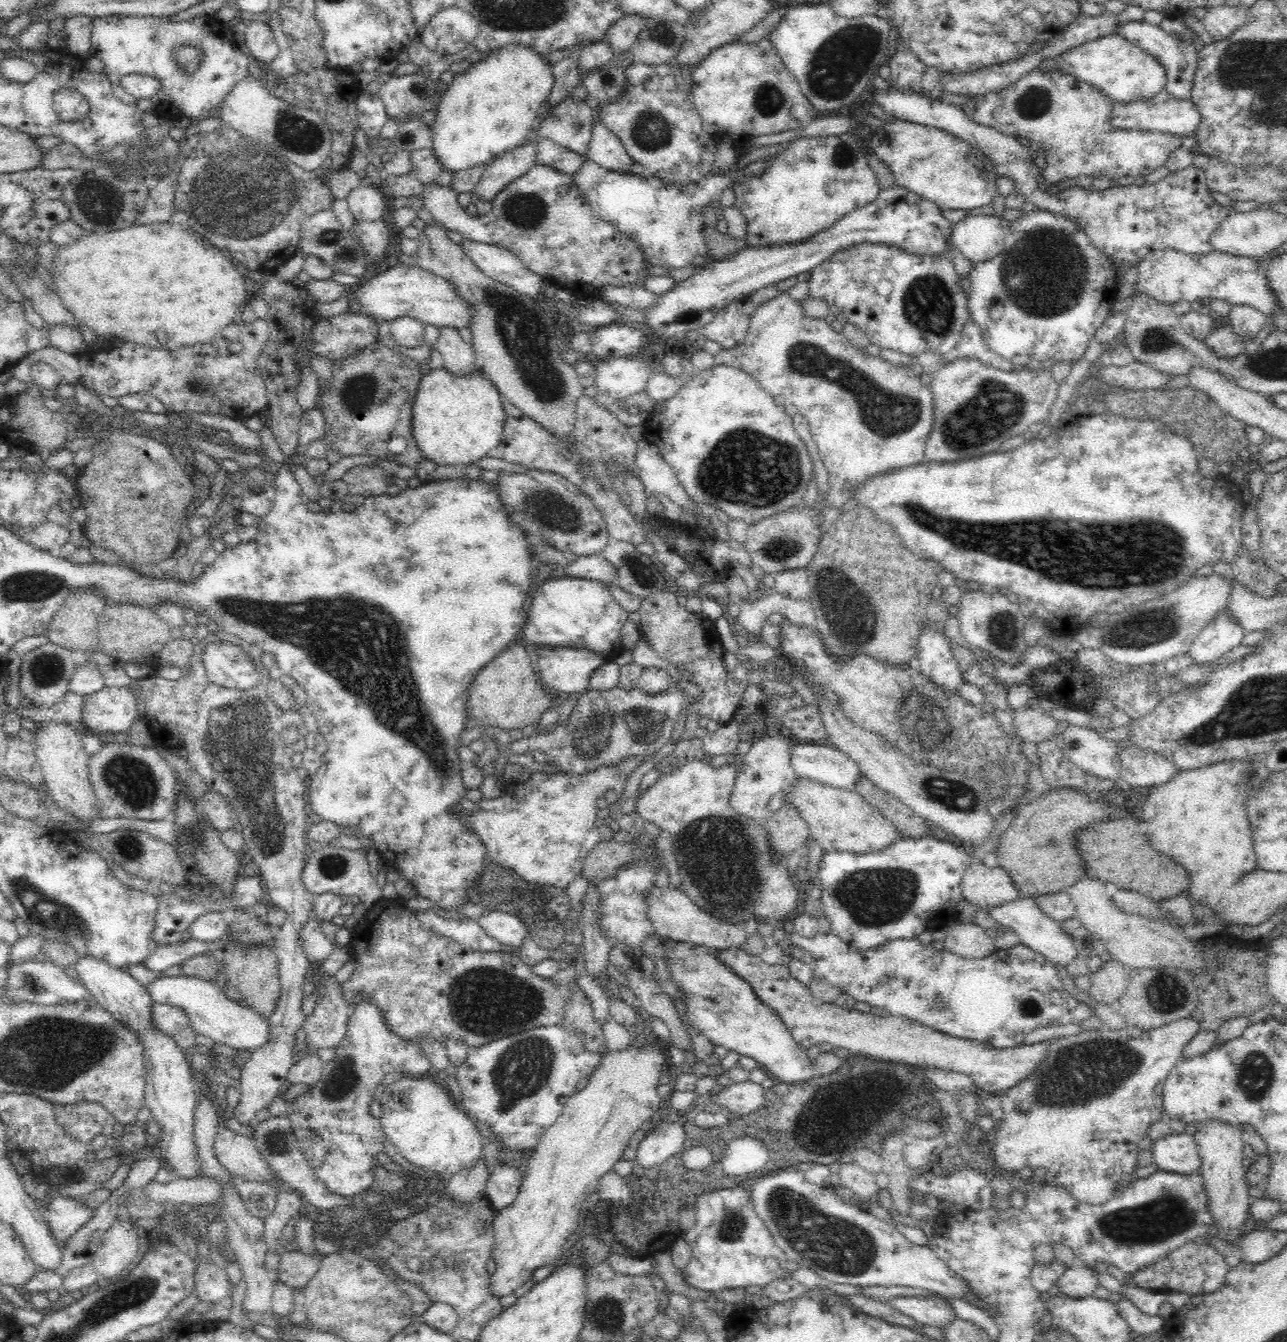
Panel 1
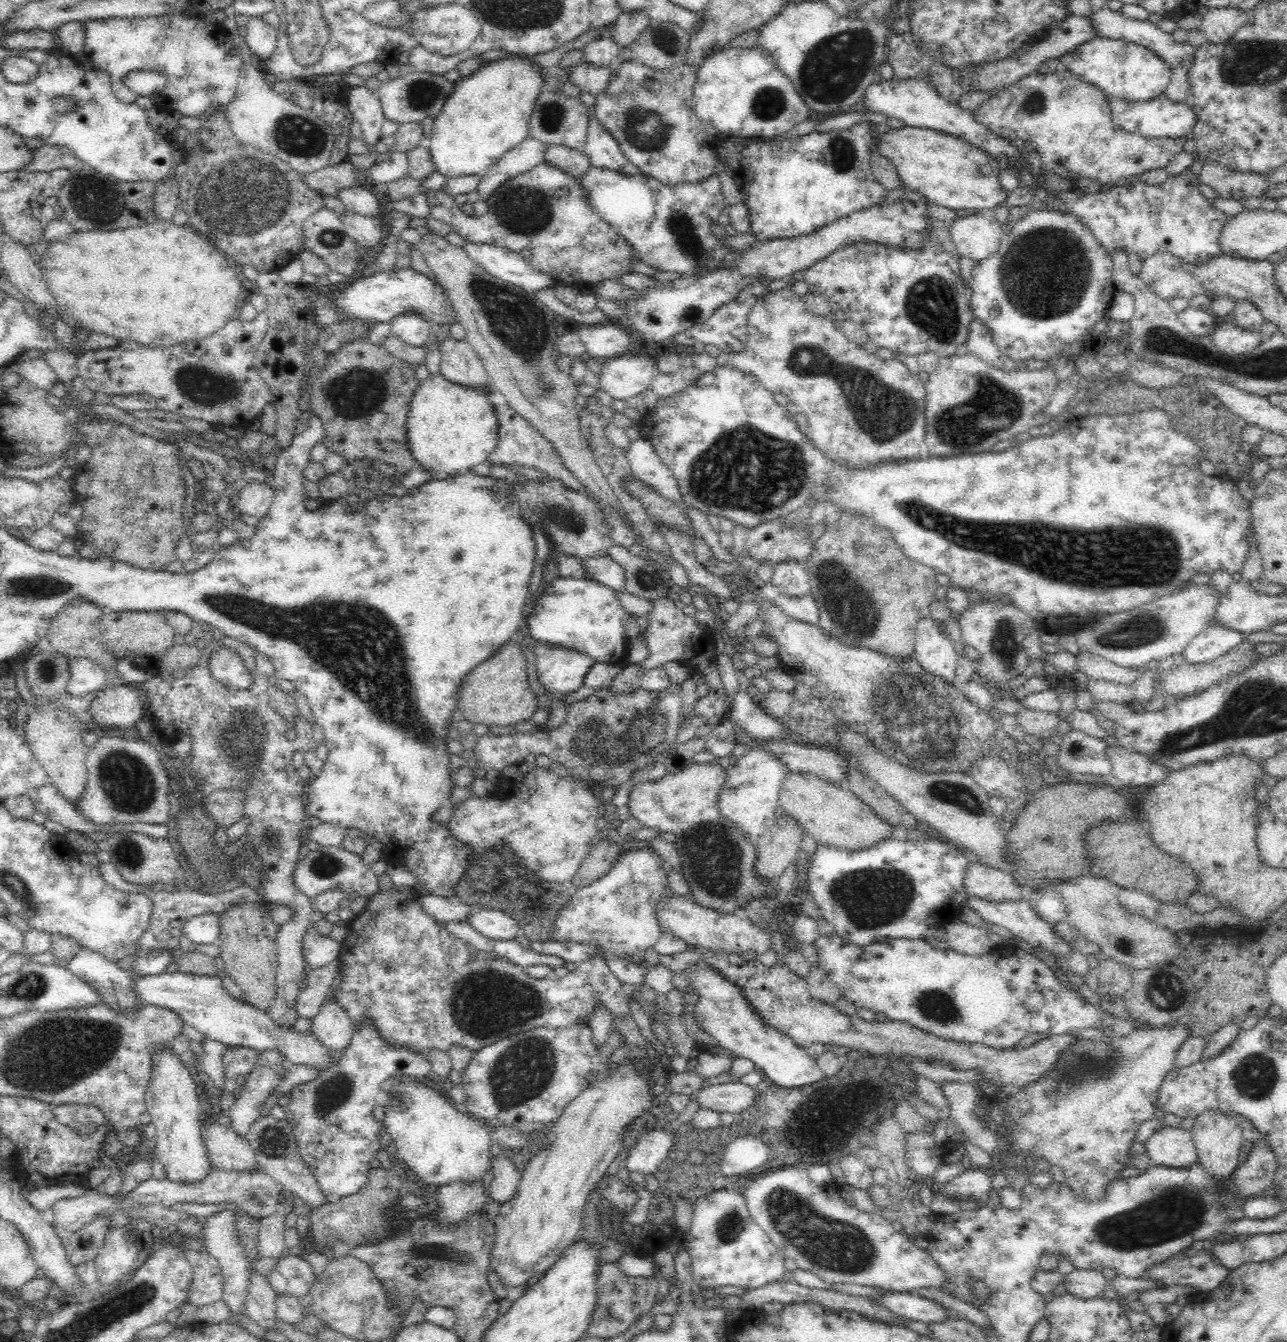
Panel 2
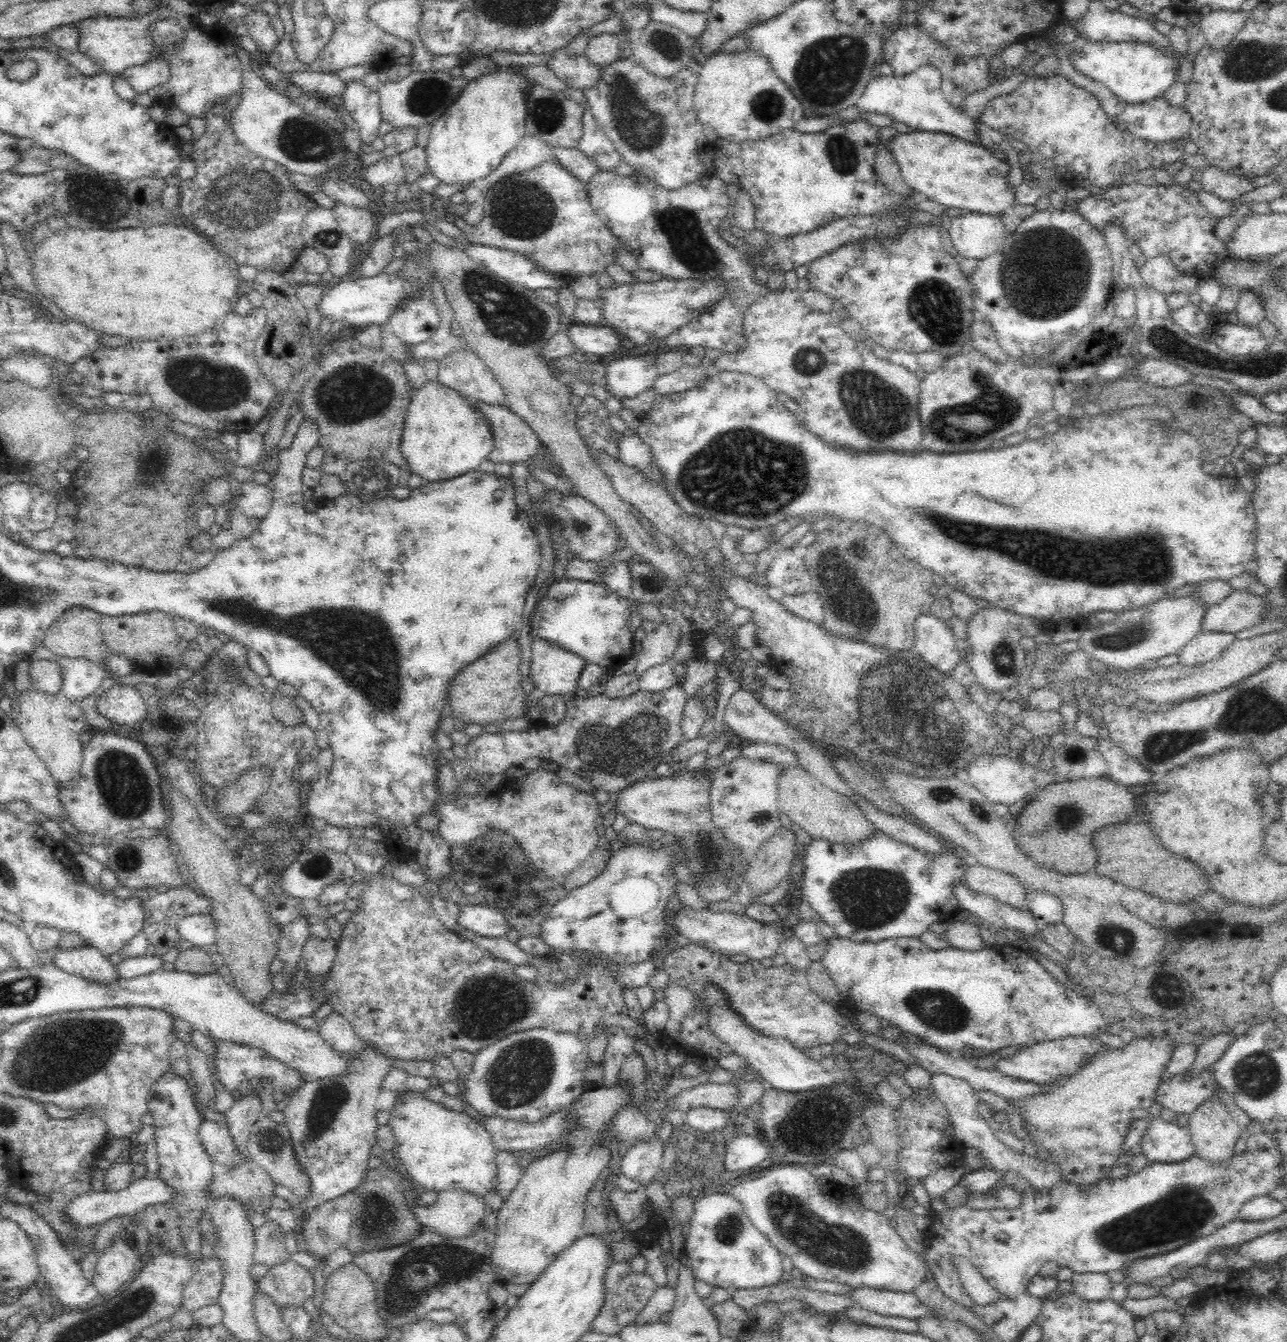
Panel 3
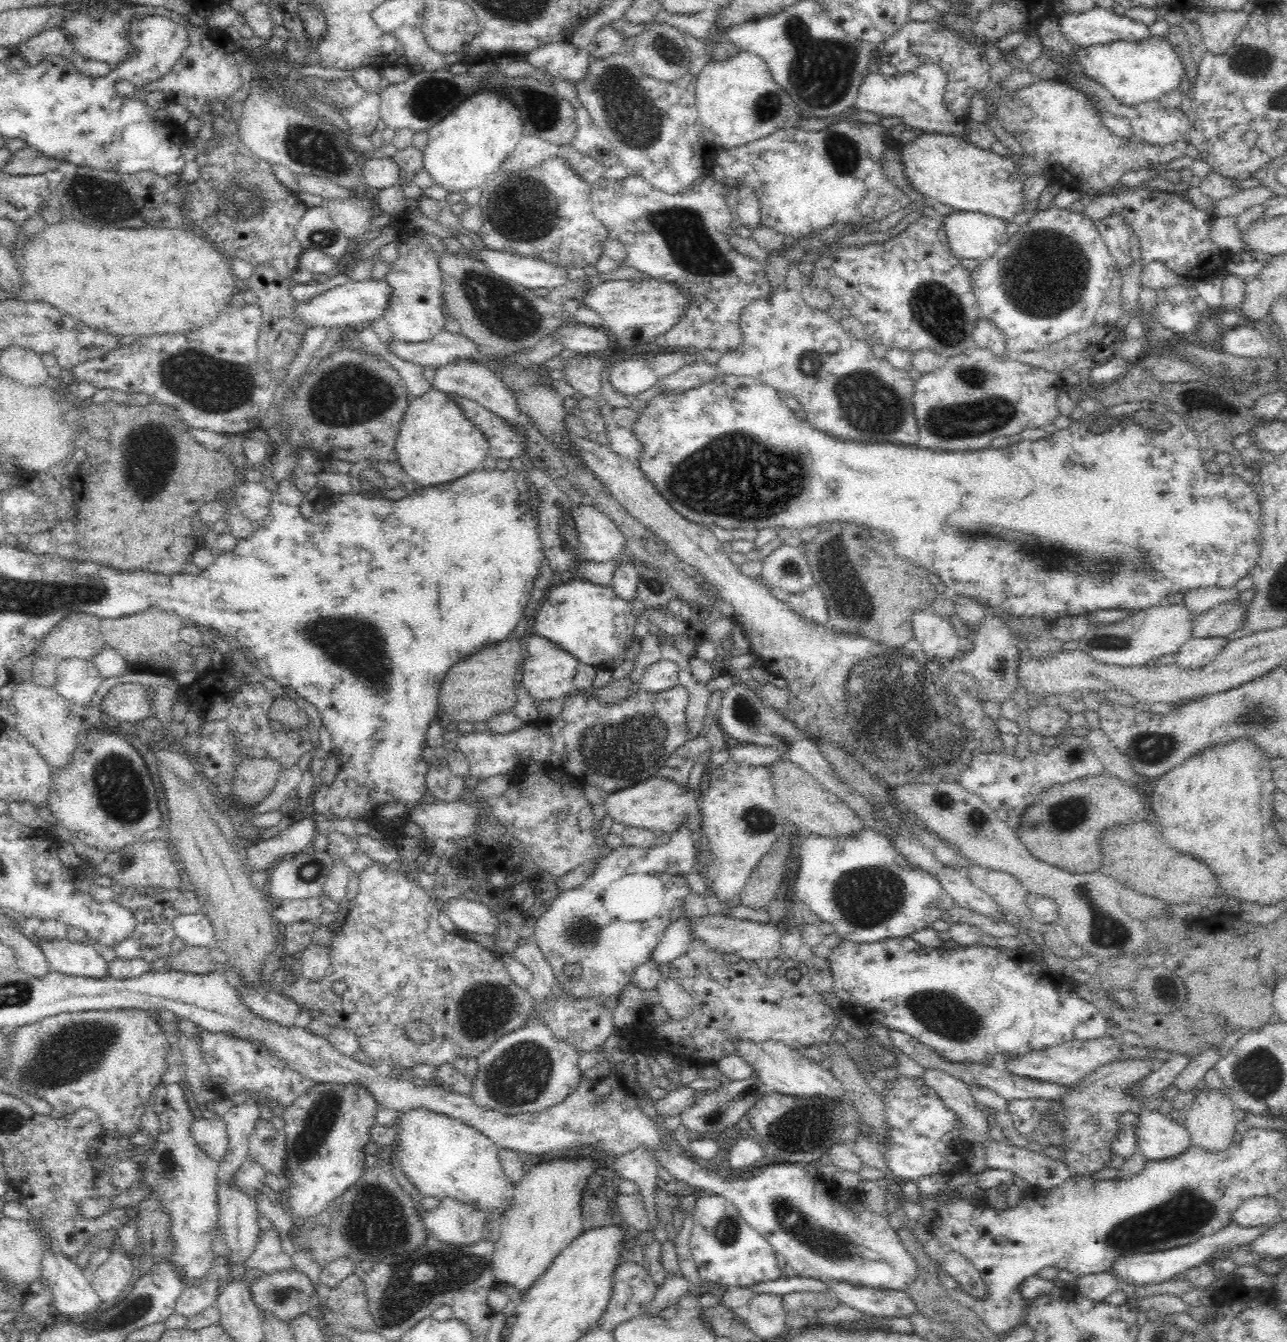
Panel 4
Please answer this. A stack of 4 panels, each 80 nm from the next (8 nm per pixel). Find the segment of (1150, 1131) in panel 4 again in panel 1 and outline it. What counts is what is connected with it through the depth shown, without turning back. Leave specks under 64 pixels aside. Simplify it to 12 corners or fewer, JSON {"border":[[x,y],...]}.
{"border":[[1190,1134],[1152,1142],[1153,1163],[1176,1174],[1198,1173],[1200,1155]]}

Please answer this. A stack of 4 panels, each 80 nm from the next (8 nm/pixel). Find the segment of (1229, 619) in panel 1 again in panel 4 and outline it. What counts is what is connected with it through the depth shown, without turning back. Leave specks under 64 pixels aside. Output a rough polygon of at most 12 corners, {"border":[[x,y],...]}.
{"border":[[1224,637],[1189,639],[1174,654],[1190,670],[1215,660]]}

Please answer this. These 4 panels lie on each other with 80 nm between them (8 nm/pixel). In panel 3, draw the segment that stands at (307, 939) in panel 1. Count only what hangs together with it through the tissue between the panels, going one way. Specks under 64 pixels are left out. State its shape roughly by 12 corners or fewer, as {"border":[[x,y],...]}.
{"border":[[310,937],[302,953],[308,977],[324,976],[336,940]]}

